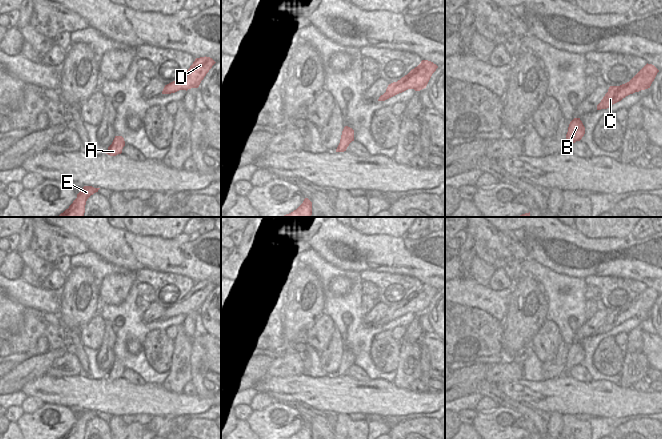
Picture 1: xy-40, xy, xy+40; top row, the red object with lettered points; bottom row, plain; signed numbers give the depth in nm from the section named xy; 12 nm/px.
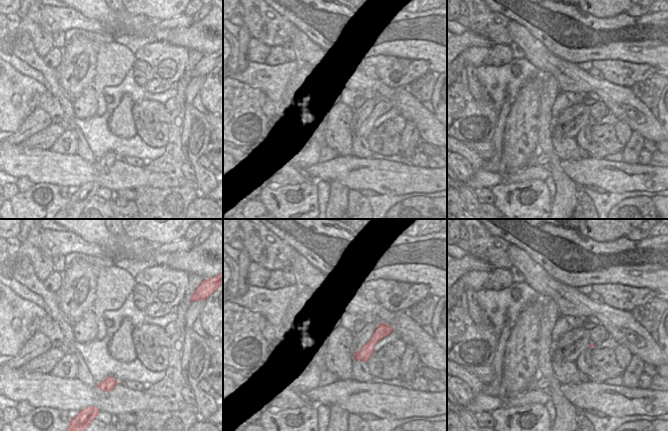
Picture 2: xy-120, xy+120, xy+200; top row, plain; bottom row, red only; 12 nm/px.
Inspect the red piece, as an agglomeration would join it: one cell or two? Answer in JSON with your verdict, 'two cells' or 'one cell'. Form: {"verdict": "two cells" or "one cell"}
{"verdict": "one cell"}

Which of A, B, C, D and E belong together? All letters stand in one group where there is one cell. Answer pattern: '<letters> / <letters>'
A B C D E

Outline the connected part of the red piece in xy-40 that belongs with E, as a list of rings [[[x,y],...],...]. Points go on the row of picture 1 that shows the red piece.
[[[84,186],[69,208],[57,217],[83,217],[87,199],[98,192],[99,189],[100,188],[94,188],[92,186]]]

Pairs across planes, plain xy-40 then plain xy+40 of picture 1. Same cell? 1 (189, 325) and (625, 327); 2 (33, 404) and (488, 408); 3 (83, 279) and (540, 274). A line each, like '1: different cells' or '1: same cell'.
1: different cells
2: same cell
3: different cells

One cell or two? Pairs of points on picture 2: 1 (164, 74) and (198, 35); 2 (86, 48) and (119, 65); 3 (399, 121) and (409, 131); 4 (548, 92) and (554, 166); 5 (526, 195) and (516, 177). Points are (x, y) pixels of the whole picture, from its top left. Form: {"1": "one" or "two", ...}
{"1": "two", "2": "two", "3": "two", "4": "one", "5": "two"}

